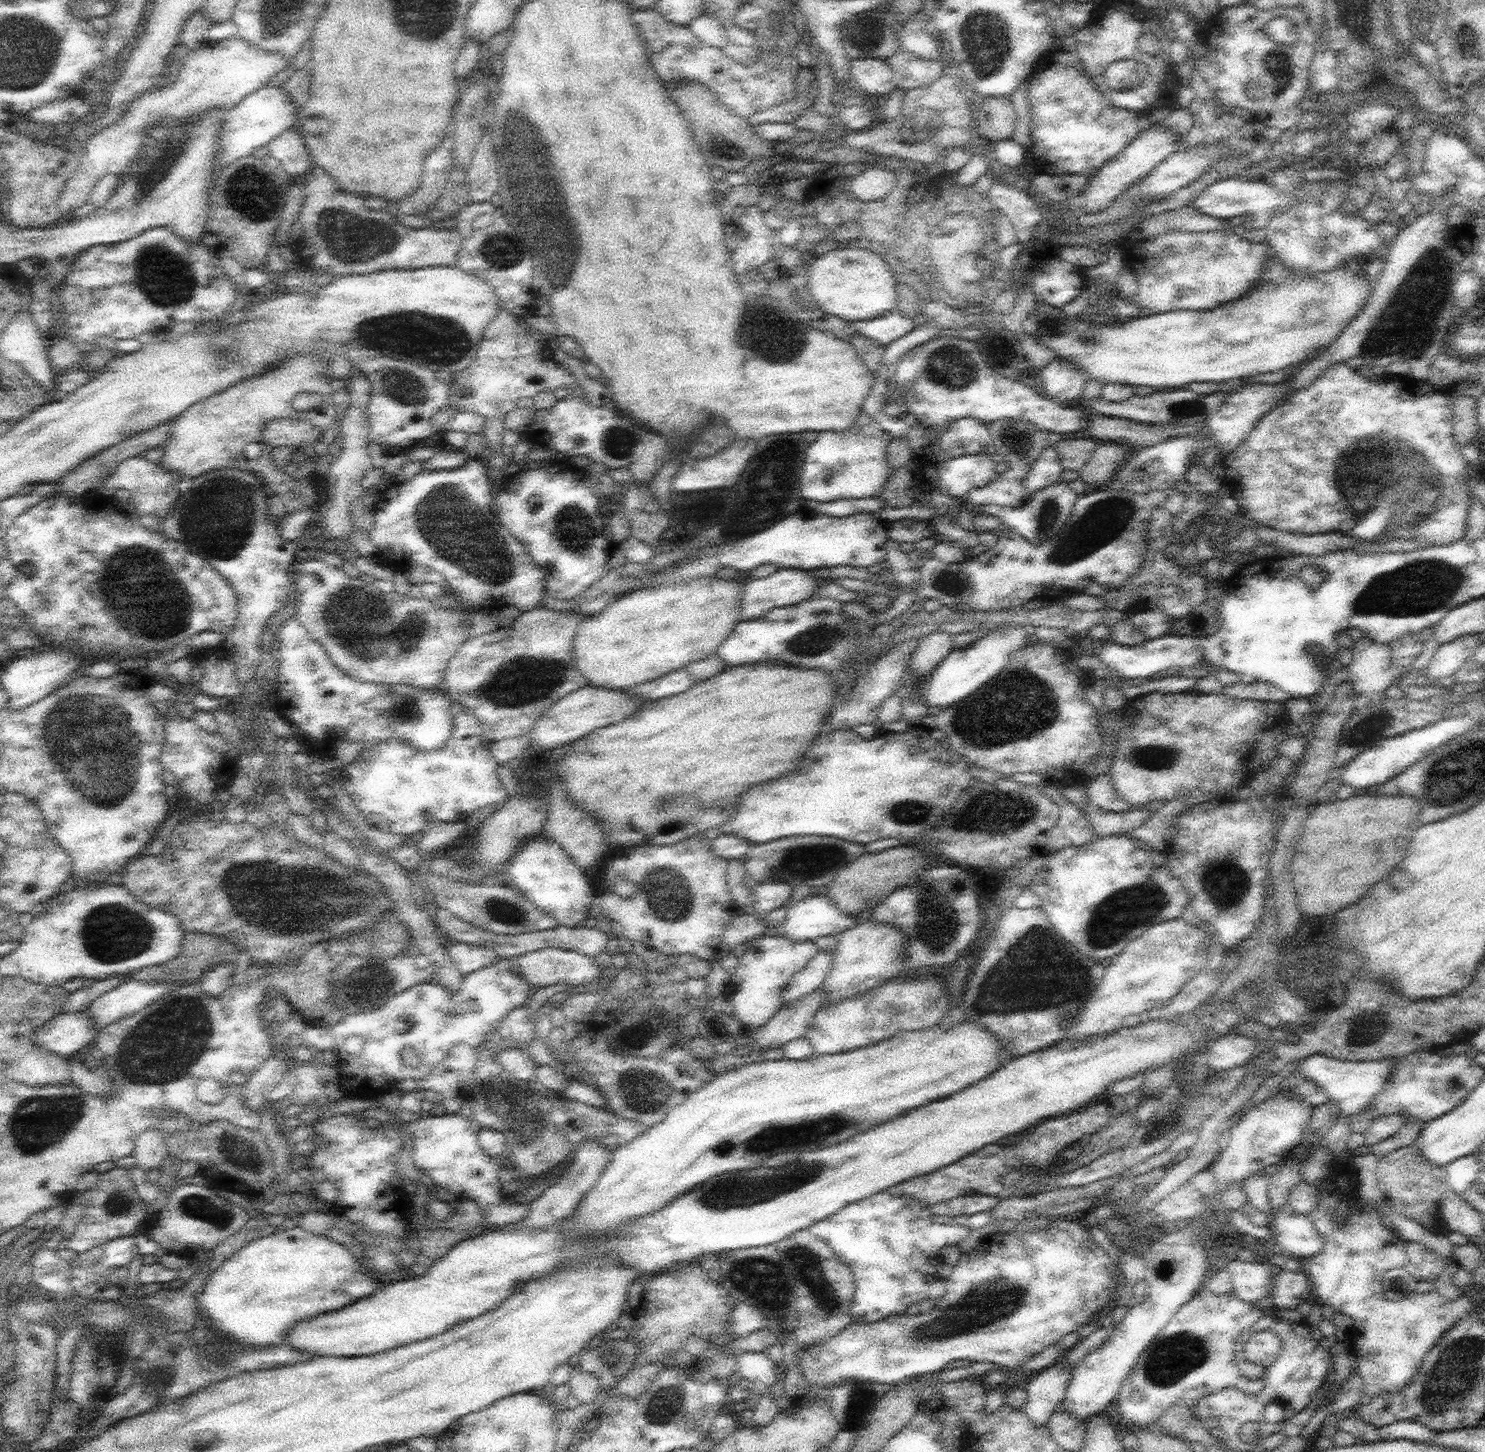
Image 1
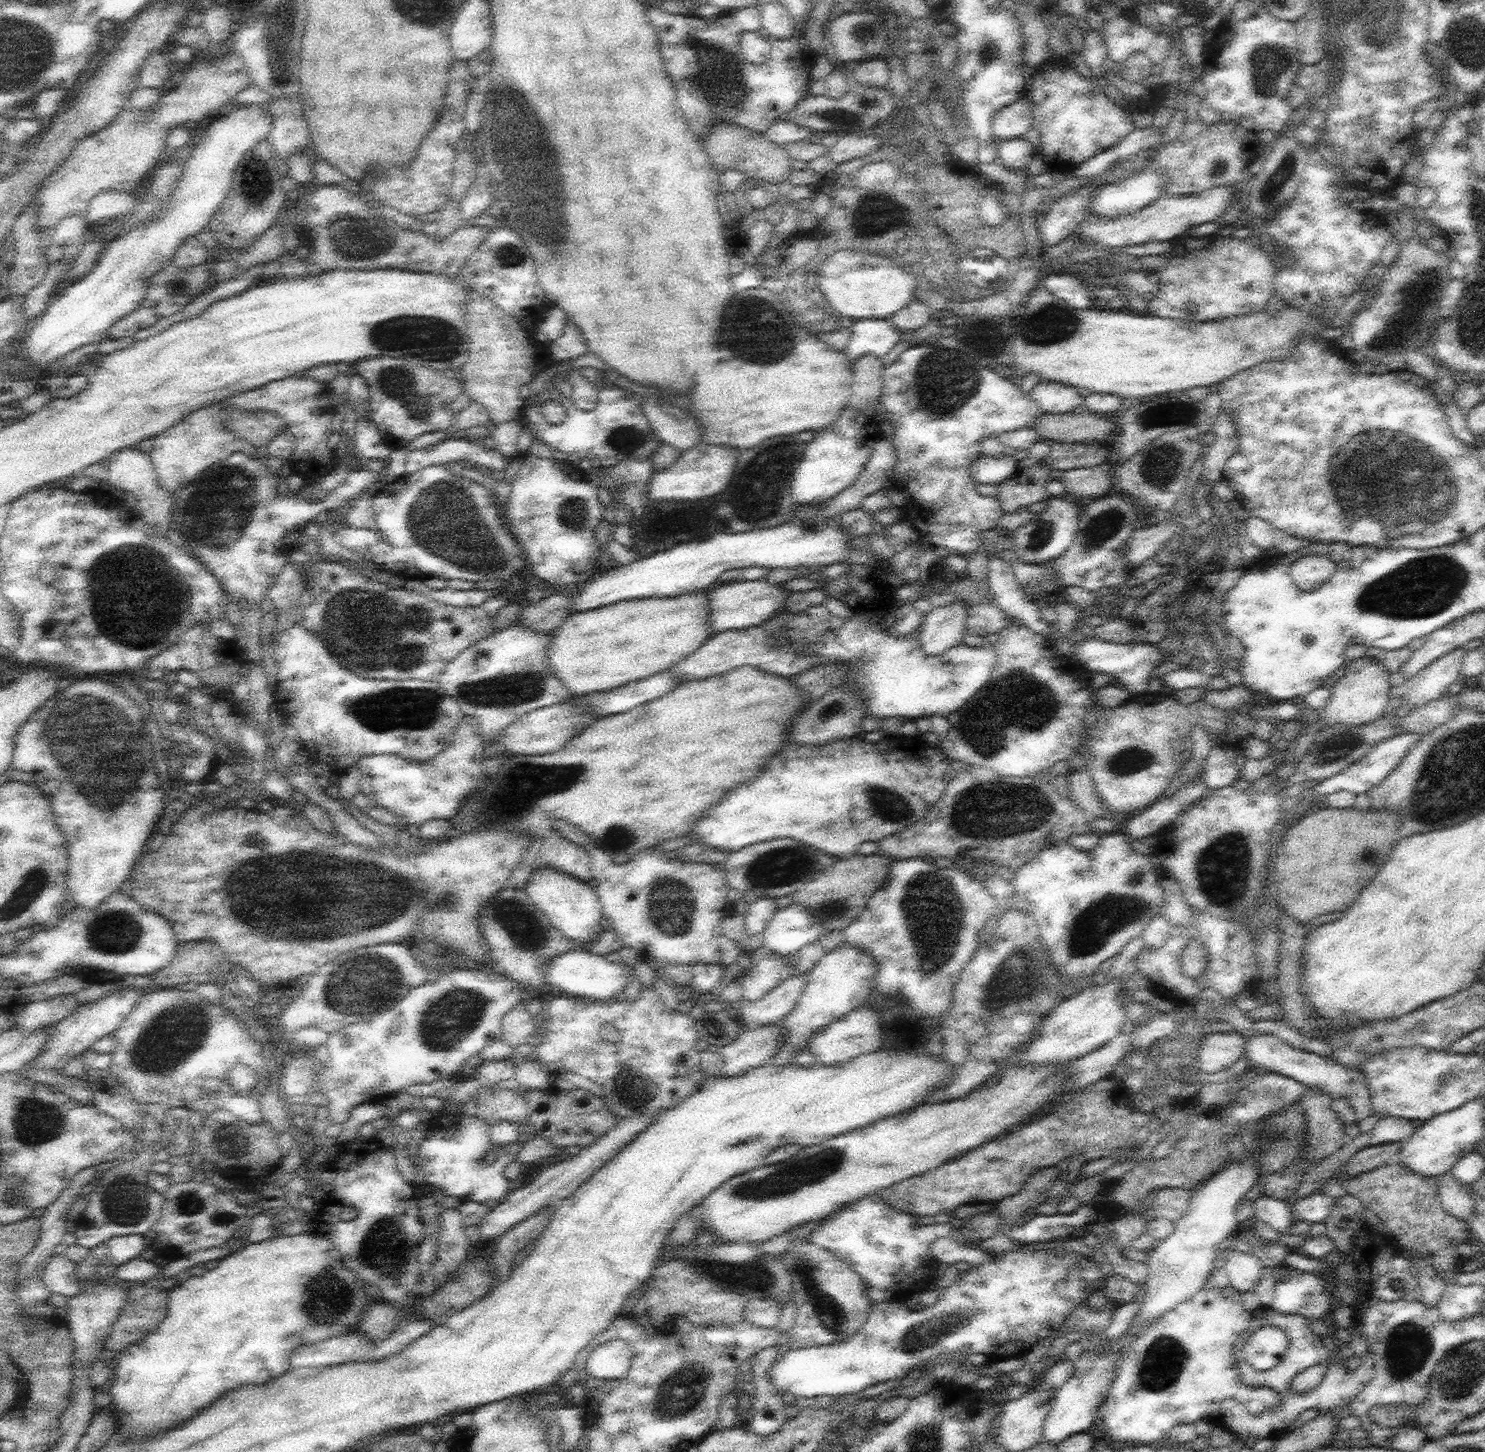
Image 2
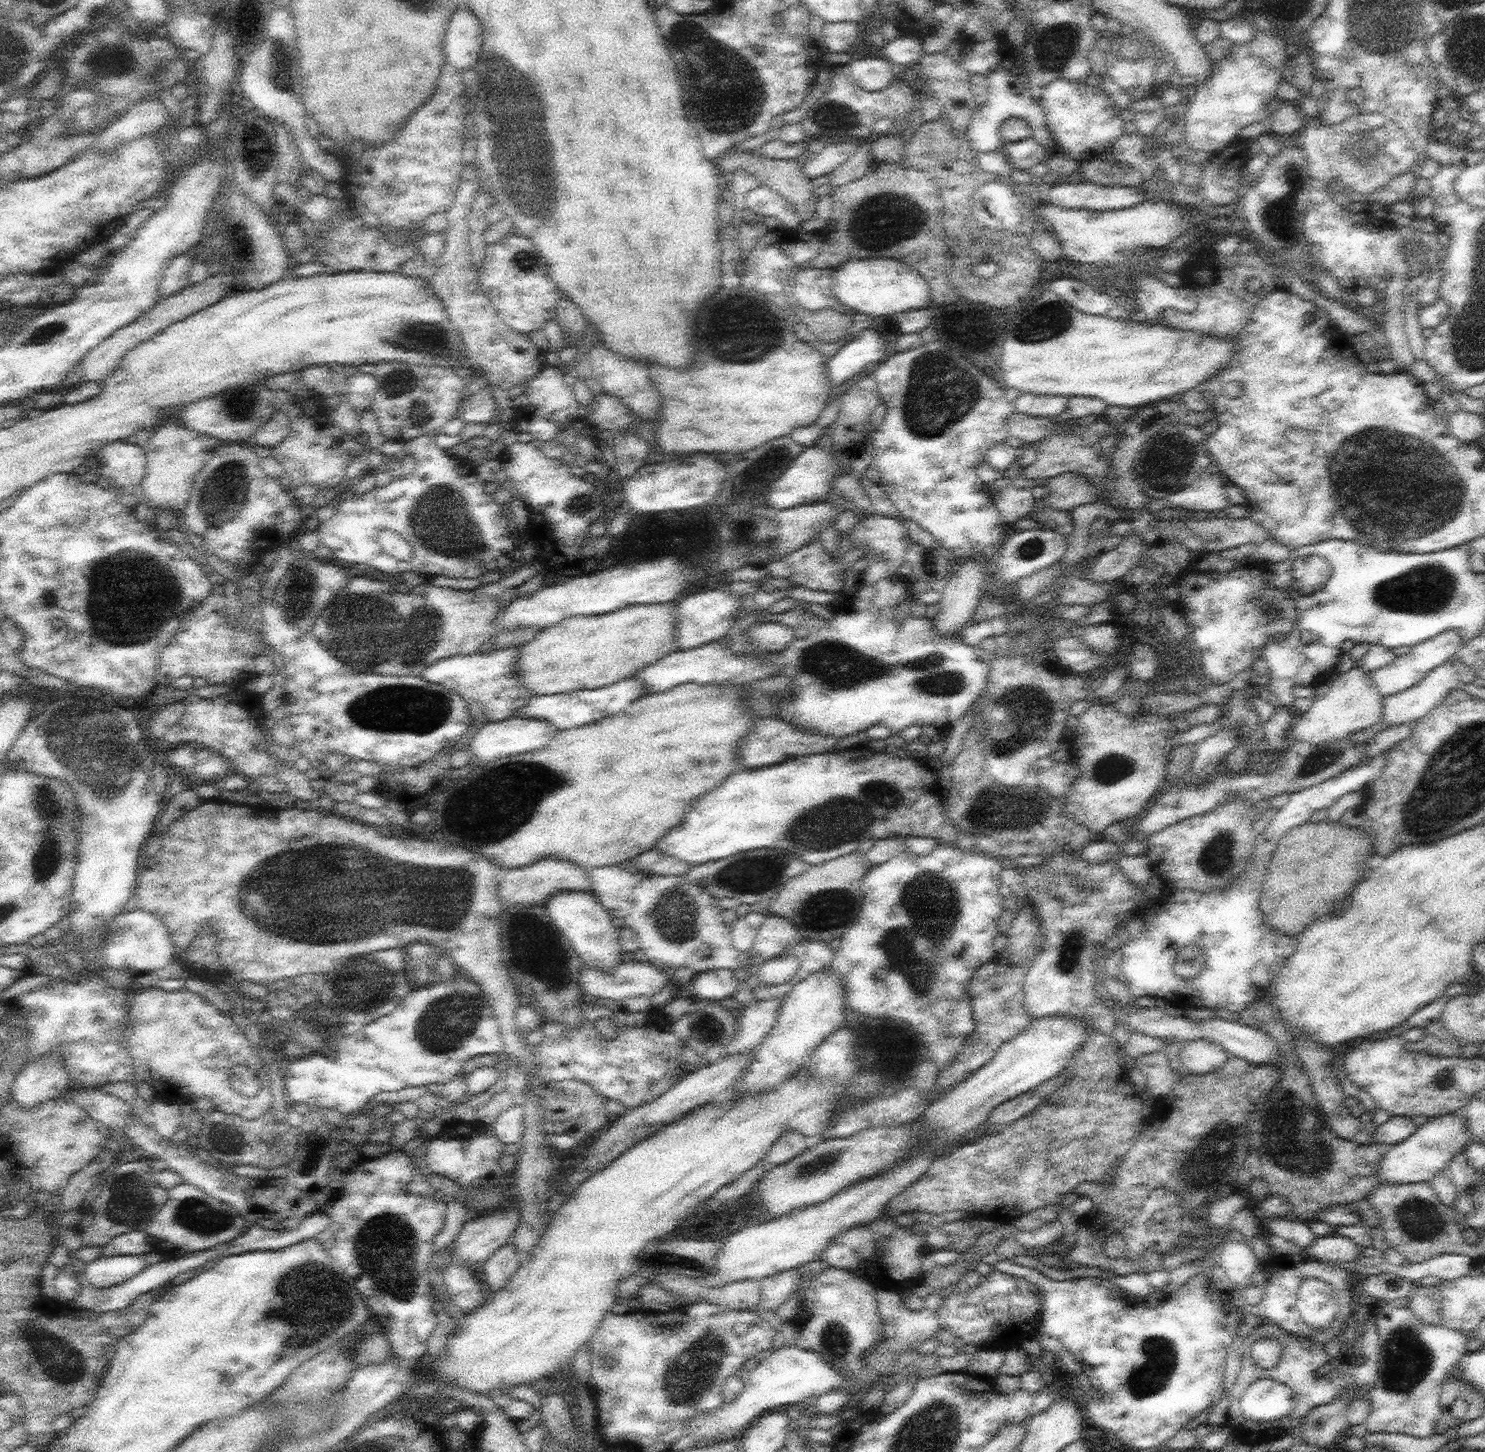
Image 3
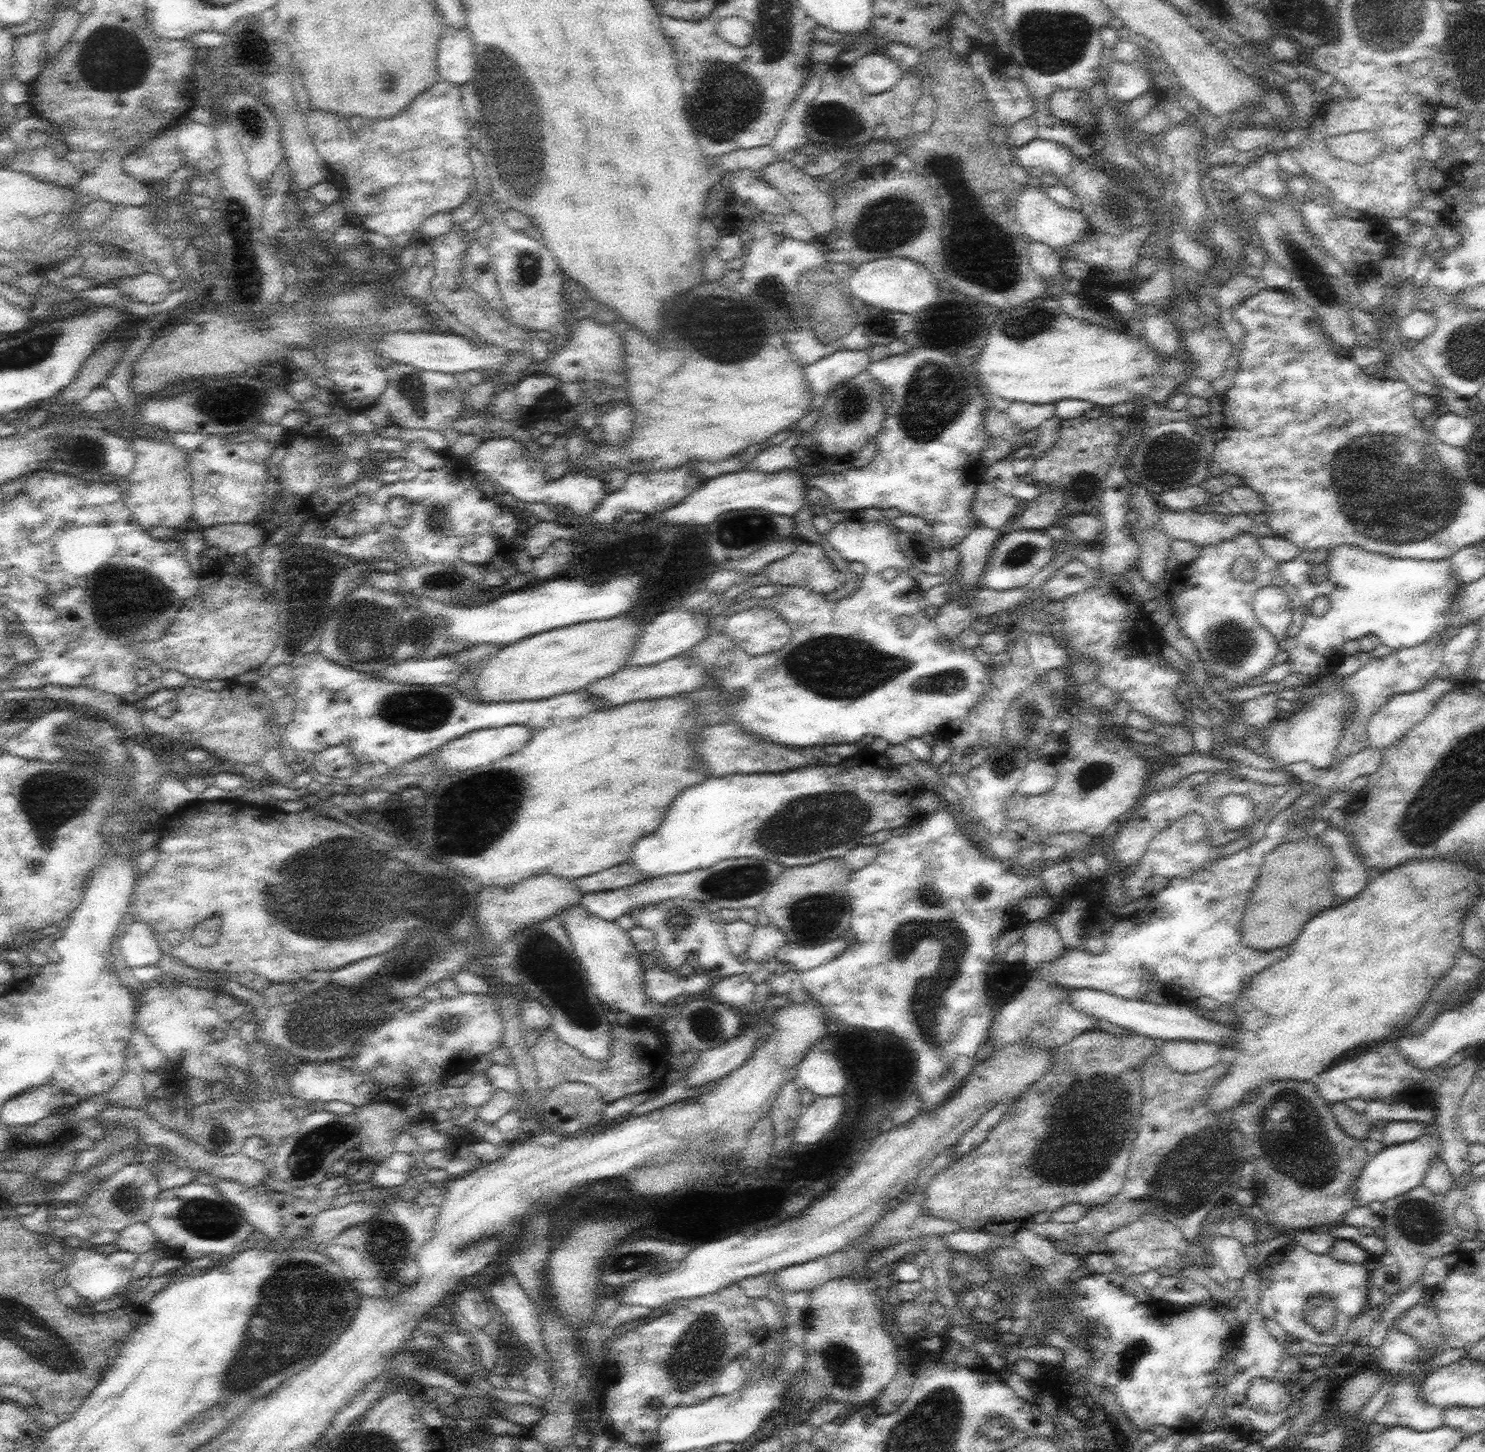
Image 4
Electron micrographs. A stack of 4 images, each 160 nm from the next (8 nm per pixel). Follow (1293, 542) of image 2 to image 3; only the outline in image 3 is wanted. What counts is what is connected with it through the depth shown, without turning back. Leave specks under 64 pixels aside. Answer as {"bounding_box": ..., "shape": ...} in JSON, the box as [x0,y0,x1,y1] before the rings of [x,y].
{"bounding_box":[1186,515,1270,552],"shape":[[[1213,515],[1203,520],[1189,520],[1186,529],[1194,536],[1201,538],[1204,551],[1220,552],[1228,548],[1236,548],[1241,544],[1253,542],[1260,546],[1270,538],[1270,534],[1252,517],[1230,519],[1217,518]]]}

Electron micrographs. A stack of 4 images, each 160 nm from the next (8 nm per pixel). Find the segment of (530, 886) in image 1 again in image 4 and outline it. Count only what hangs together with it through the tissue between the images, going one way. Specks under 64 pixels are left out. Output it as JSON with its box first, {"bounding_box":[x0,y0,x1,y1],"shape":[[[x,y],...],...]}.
{"bounding_box":[558,903,670,1018],"shape":[[[582,903],[569,906],[558,915],[597,998],[605,1007],[627,1012],[634,1018],[651,1018],[670,1008],[668,1004],[653,1002],[646,994],[644,957],[638,952],[628,930],[620,927],[615,921],[607,921],[591,913]]]}

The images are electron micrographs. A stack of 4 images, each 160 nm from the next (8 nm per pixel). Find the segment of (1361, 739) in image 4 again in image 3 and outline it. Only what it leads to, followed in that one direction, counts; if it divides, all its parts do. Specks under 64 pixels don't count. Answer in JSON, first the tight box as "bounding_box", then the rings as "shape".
{"bounding_box":[1370,628,1463,696],"shape":[[[1453,628],[1440,634],[1434,638],[1429,638],[1423,642],[1419,642],[1416,646],[1412,646],[1406,654],[1397,656],[1388,666],[1383,666],[1378,670],[1370,673],[1371,679],[1376,683],[1378,690],[1382,696],[1398,694],[1403,690],[1409,689],[1411,686],[1417,685],[1428,672],[1434,670],[1436,666],[1444,664],[1447,660],[1451,660],[1455,652],[1459,652],[1463,645],[1461,634]]]}

